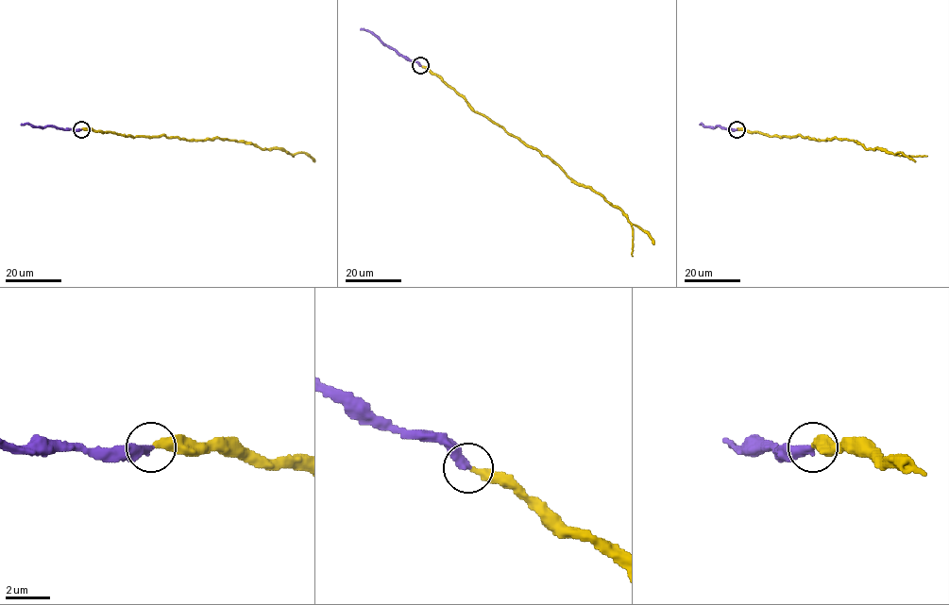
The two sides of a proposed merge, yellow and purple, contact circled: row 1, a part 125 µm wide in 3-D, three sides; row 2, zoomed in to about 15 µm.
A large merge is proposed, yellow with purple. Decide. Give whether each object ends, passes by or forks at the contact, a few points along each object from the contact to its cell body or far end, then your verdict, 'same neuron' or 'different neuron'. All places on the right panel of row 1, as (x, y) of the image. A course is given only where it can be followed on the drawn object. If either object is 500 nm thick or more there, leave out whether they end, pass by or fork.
yellow ends | purple ends | yellow via (737, 129), (769, 136), (798, 135), (819, 140), (846, 139), (867, 149), (902, 153), (915, 161) | purple via (737, 129), (700, 125) | same neuron

